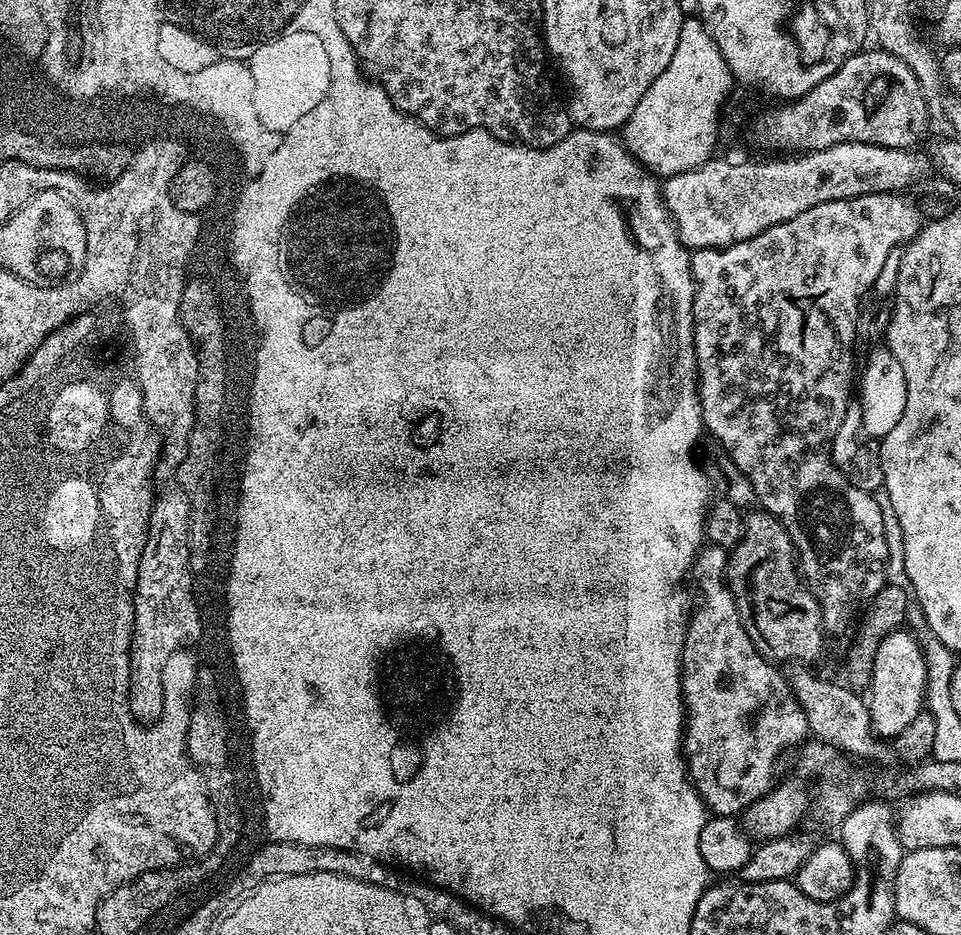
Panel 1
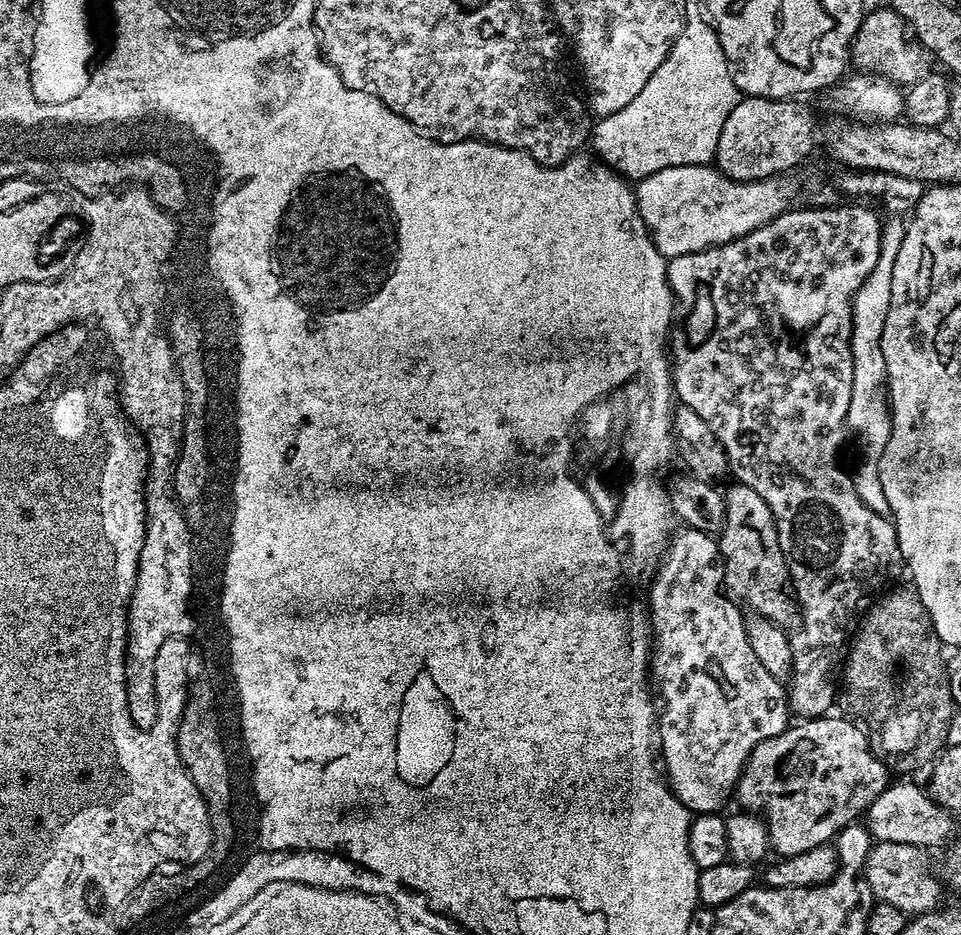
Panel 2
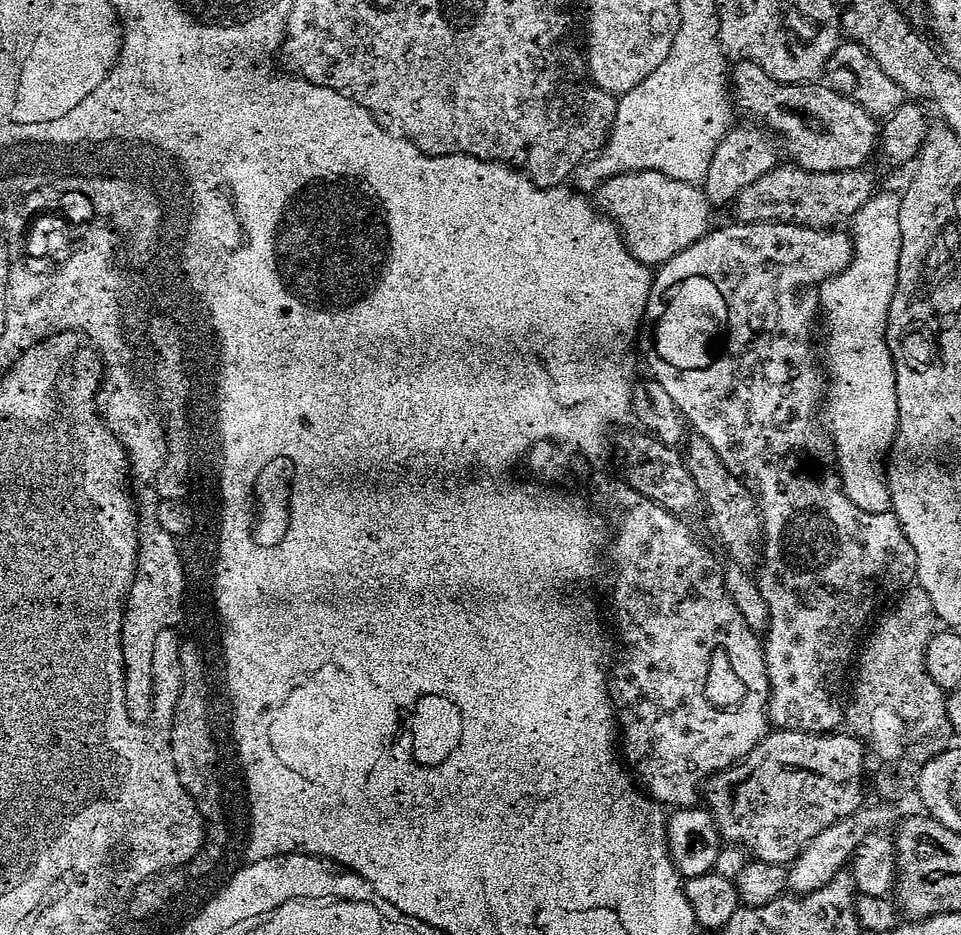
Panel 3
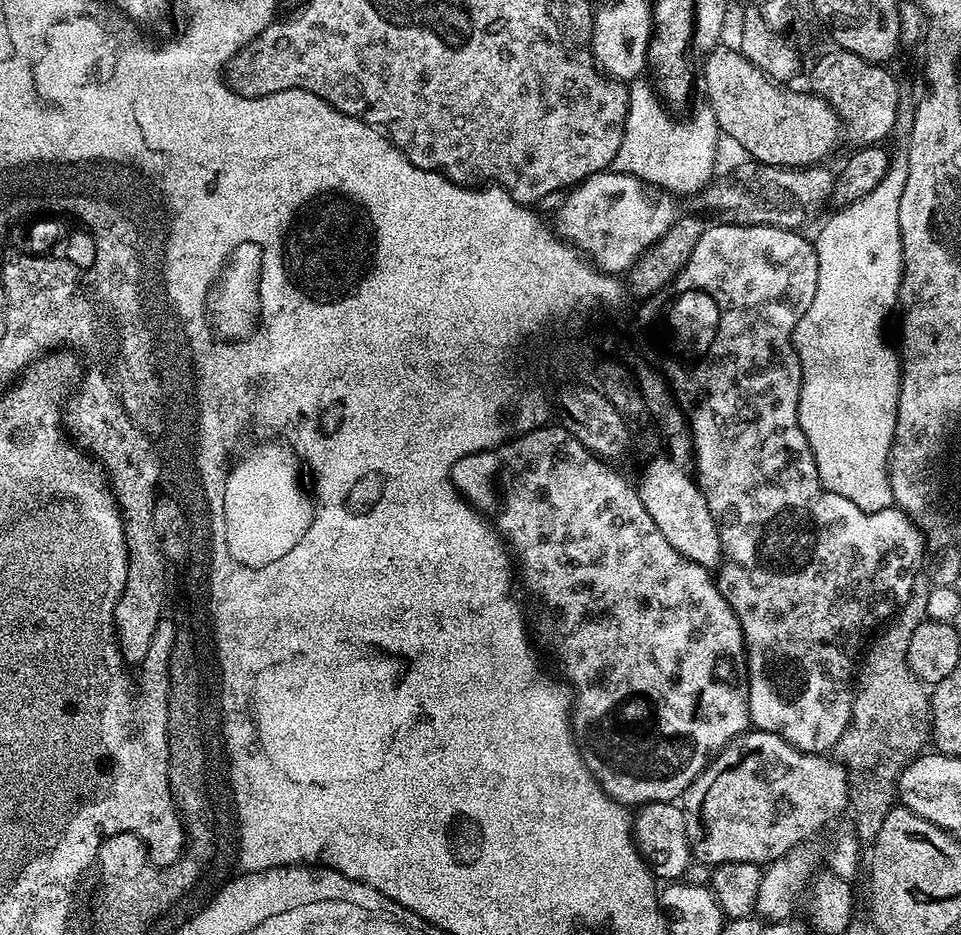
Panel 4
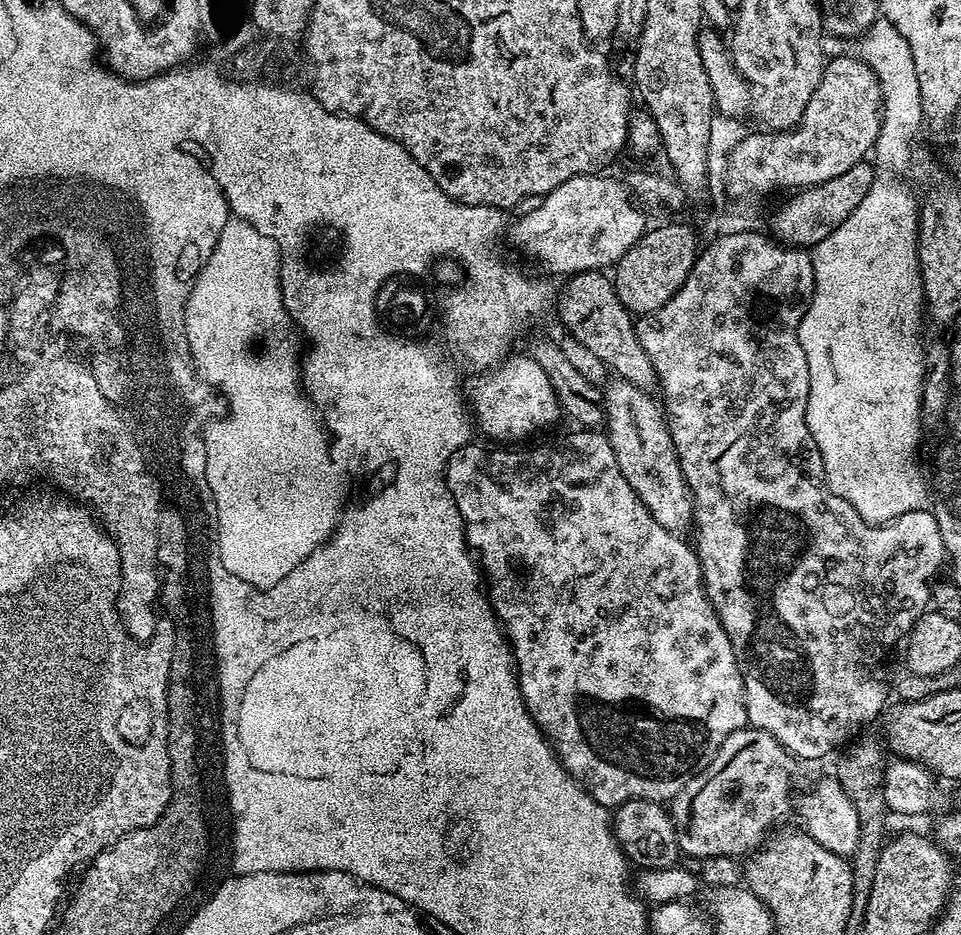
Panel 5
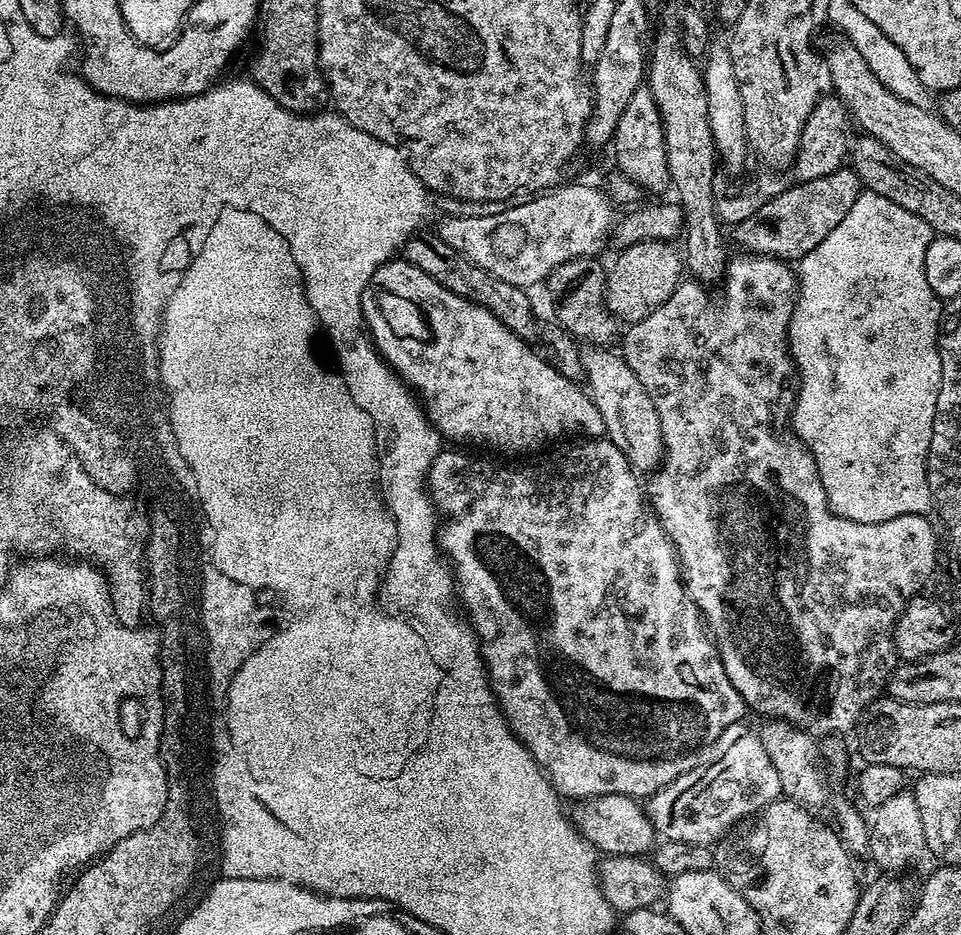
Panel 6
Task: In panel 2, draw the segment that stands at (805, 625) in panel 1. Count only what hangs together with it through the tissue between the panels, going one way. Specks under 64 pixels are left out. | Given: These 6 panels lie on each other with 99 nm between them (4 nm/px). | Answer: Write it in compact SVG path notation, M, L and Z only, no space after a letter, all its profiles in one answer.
M732 482L724 493L724 526L718 533L720 558L724 566L724 591L728 599L743 606L749 613L765 616L768 620L781 626L787 625L787 620L797 615L798 605L790 584L790 560L778 542L776 520L772 516L770 506L750 486L743 482Z

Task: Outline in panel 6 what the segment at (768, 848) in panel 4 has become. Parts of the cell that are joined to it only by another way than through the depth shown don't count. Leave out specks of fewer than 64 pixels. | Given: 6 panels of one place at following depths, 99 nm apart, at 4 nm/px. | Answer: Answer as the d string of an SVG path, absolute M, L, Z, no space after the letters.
M744 722L732 724L726 730L722 730L722 734L714 738L714 742L704 747L704 751L696 758L696 765L686 770L686 774L674 778L674 782L662 786L653 796L647 797L648 817L654 830L663 839L687 844L715 845L735 829L732 827L739 820L747 821L749 817L762 811L767 804L781 795L778 770L774 770L770 762L770 754L766 754L759 735L756 735L753 729L751 732L746 724Z

